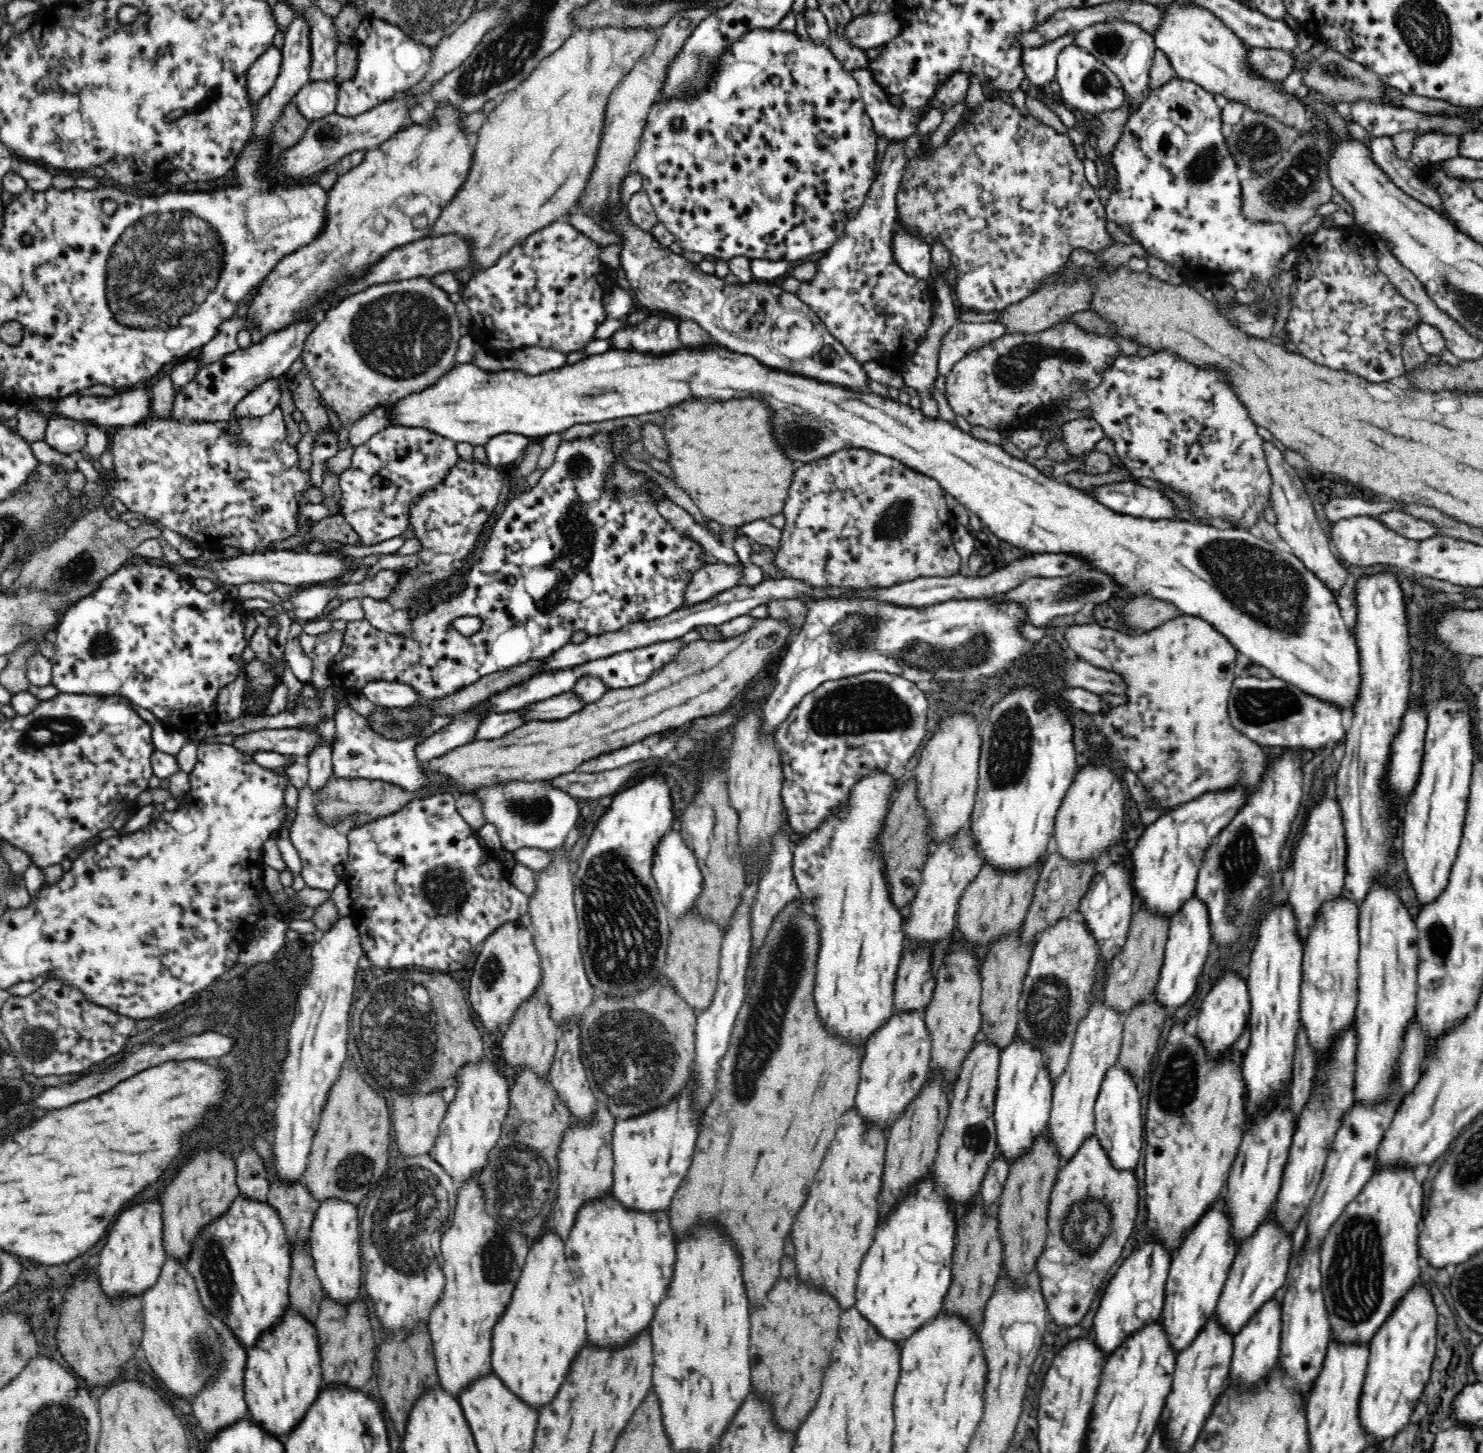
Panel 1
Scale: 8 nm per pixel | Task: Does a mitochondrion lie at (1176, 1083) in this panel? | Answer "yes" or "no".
yes

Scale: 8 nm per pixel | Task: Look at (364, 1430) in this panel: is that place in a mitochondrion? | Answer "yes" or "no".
yes

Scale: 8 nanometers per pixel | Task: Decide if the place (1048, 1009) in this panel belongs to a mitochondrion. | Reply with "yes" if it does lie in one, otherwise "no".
yes

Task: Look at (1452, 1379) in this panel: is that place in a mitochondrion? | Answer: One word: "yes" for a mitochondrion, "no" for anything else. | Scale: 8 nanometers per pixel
no

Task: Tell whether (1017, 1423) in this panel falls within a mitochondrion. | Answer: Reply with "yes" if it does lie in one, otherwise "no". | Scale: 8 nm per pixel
no

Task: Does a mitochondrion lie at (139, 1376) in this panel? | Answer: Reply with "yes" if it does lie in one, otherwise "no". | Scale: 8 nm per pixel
no

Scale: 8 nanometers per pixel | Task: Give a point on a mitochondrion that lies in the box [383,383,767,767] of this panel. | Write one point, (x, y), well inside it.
(579, 466)

